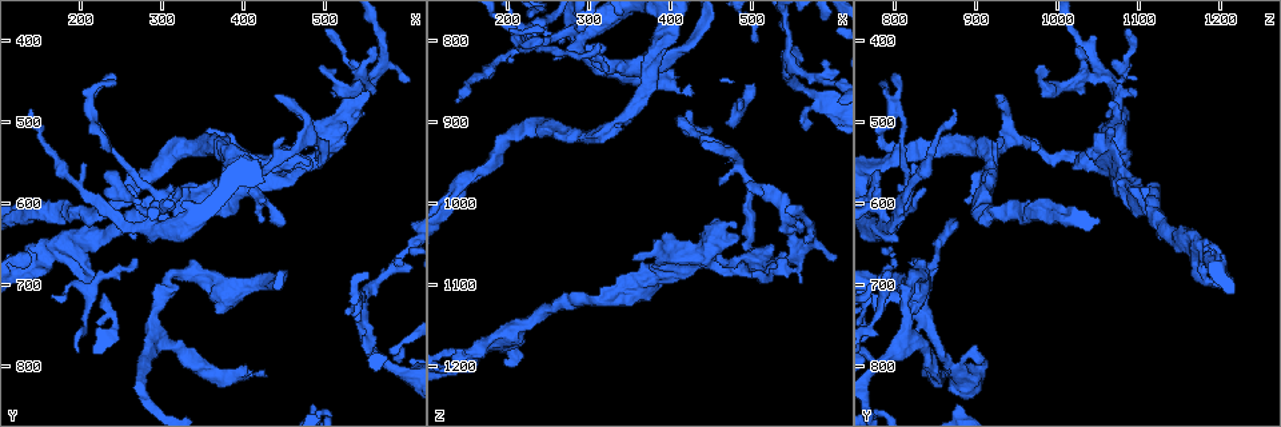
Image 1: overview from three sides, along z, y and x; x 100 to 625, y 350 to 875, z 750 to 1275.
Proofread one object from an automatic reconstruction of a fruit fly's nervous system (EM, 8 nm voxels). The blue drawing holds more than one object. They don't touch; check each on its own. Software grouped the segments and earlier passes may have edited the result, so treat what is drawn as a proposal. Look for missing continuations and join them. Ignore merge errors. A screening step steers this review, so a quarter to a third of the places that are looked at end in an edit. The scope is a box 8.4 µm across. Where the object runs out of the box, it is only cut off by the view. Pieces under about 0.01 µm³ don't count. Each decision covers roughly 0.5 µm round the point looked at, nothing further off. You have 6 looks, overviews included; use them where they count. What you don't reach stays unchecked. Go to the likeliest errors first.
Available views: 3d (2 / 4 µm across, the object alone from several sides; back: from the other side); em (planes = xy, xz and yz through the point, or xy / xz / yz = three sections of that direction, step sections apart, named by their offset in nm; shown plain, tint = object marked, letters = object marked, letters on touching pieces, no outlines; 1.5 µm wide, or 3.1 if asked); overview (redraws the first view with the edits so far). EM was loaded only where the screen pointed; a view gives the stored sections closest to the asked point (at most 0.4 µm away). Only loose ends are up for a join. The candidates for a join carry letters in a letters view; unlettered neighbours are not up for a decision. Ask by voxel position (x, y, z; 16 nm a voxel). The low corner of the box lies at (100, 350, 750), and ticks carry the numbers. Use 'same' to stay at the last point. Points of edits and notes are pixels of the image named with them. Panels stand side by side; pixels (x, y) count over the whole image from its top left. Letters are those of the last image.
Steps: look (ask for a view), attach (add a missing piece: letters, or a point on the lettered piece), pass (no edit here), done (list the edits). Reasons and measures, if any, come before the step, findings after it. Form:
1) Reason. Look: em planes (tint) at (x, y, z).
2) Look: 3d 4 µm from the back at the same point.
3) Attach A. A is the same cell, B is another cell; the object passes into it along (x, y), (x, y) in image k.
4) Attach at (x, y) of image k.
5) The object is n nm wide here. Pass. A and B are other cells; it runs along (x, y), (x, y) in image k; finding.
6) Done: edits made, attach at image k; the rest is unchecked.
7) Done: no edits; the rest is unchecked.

Free end. Look: 3d 4 µm at (565, 795, 910).

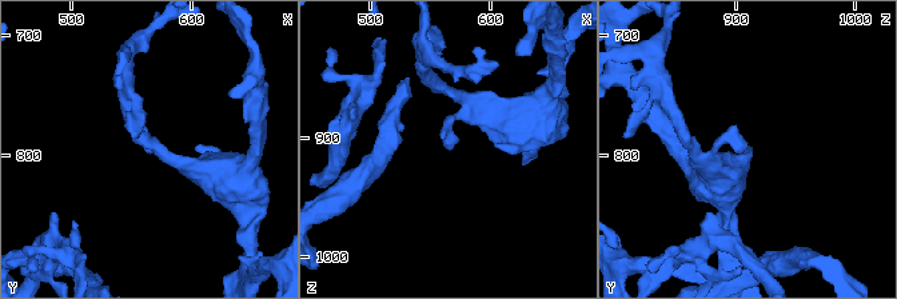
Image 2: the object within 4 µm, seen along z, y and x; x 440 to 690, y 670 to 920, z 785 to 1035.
Look: em planes (letters) at (564, 792, 908).

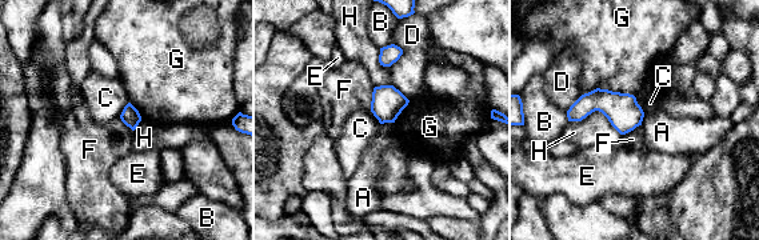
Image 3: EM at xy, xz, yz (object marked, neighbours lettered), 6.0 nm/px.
The longest contact is with H, 340 nm. Pass. A, B, C, D, E, F, G and H are other cells; a border runs along (128, 102), (119, 118) in image 3; none of them fits.

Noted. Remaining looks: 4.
Free end. Look: 3d 2 µm at (460, 480, 1065).

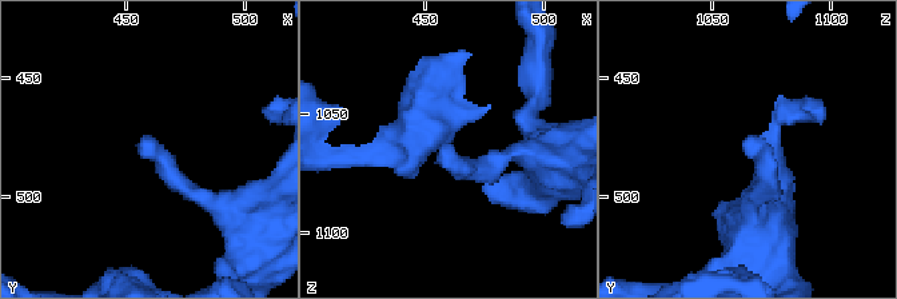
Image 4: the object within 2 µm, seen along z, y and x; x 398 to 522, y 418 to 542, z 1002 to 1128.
Need the tissue. Look: em planes (letters) at (462, 477, 1063).

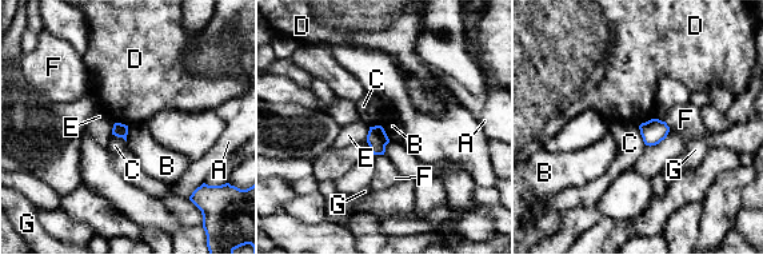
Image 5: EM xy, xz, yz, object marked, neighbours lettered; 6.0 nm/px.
The object is 90 nm wide here. Pass. A, B, C, D, E, F and G are other cells; a border runs along (128, 126), (126, 140) in image 5; no lettered piece goes on from it.

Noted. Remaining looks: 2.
Done: no edits; the rest is unchecked.

